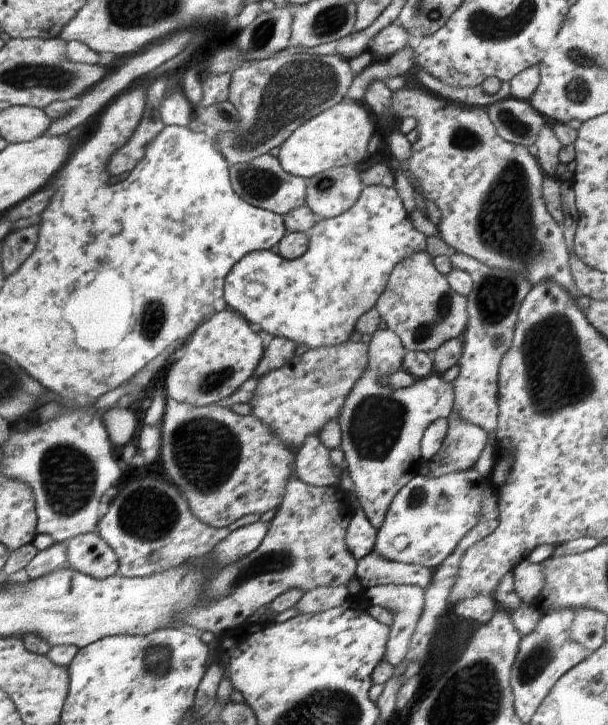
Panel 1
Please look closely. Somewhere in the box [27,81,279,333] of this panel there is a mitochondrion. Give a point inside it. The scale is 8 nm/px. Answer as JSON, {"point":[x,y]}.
{"point":[226,116]}

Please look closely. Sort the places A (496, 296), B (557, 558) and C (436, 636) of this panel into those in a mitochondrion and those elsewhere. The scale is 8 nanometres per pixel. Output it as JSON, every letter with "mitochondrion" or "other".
{"A":"mitochondrion","B":"other","C":"other"}

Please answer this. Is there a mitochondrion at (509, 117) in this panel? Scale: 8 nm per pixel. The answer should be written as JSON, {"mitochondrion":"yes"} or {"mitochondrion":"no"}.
{"mitochondrion":"yes"}

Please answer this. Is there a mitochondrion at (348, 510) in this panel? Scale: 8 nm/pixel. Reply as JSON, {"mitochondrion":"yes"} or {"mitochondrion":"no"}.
{"mitochondrion":"no"}

